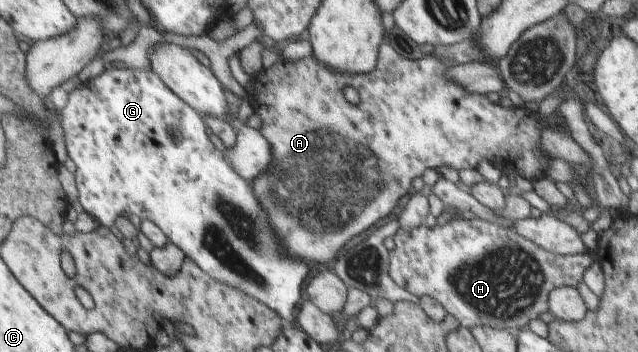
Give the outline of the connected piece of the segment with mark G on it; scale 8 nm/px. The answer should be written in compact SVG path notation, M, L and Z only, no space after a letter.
M114 67L104 71L91 80L83 83L75 91L68 93L68 105L63 107L61 114L61 129L63 132L65 149L67 157L75 164L76 170L73 173L75 186L77 189L77 201L82 208L101 226L112 227L116 225L117 220L123 215L136 215L141 220L150 221L165 237L167 242L175 245L184 255L184 257L192 263L196 263L197 267L202 267L202 271L206 271L206 275L210 275L212 279L218 279L218 283L226 283L228 287L240 289L243 294L250 299L258 300L262 305L274 311L280 319L286 323L295 324L296 303L300 299L300 287L302 281L308 273L310 263L304 263L300 259L290 259L286 257L286 253L282 253L282 245L278 249L276 245L276 233L268 223L268 205L262 204L262 201L254 195L250 182L242 181L242 177L234 171L232 167L228 169L228 161L224 161L224 155L220 151L216 151L206 135L204 123L198 117L198 113L190 108L184 100L178 99L170 89L161 81L161 77L153 73L150 69L142 71L142 69L120 69Z

